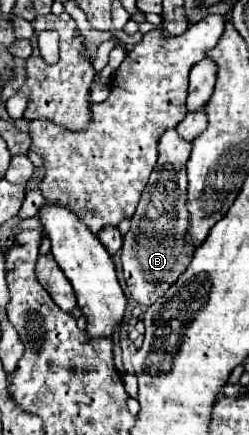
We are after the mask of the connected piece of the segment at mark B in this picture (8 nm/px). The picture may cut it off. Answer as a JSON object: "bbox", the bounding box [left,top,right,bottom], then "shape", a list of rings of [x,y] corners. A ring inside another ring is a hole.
{"bbox":[123,128,191,306],"shape":[[[167,128],[163,132],[159,140],[157,164],[131,218],[131,230],[123,238],[123,276],[131,292],[131,298],[143,306],[151,306],[159,296],[163,296],[191,262],[191,256],[183,254],[183,234],[187,232],[185,164],[191,154],[191,148],[191,142],[181,138],[177,128]]]}

